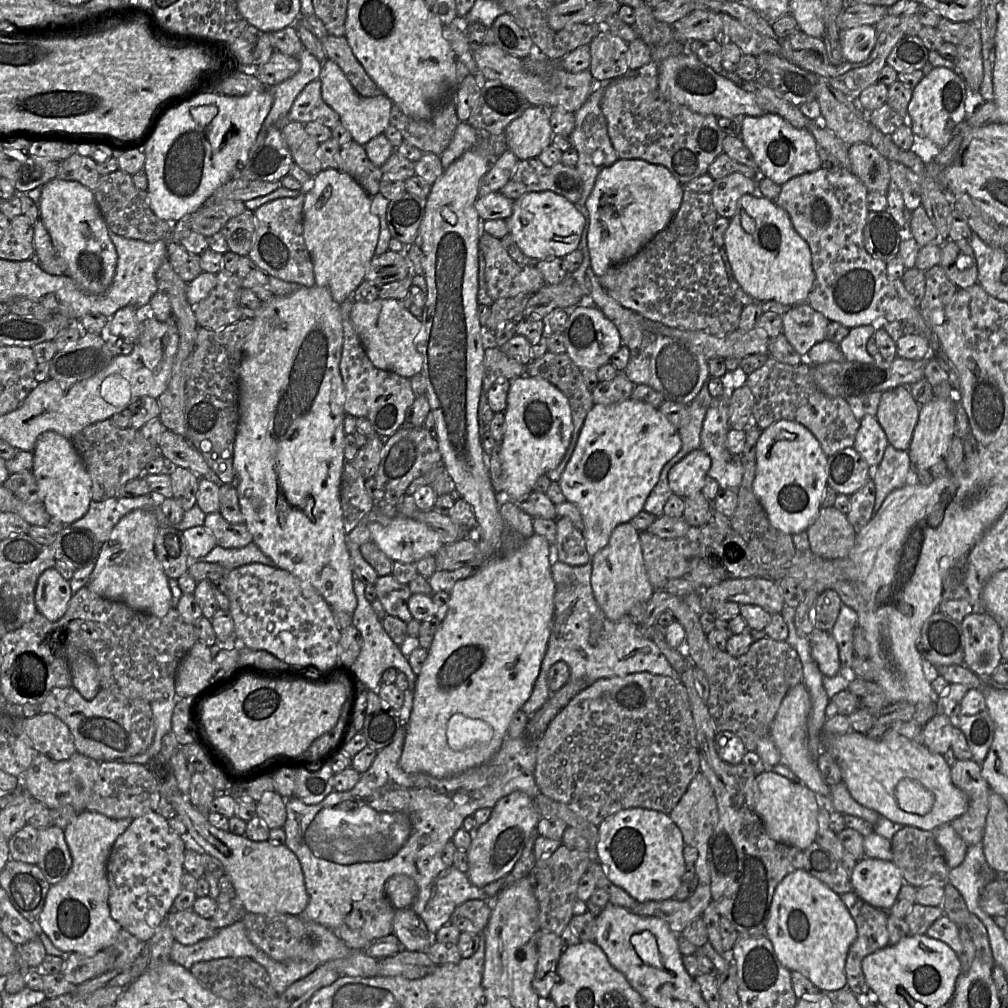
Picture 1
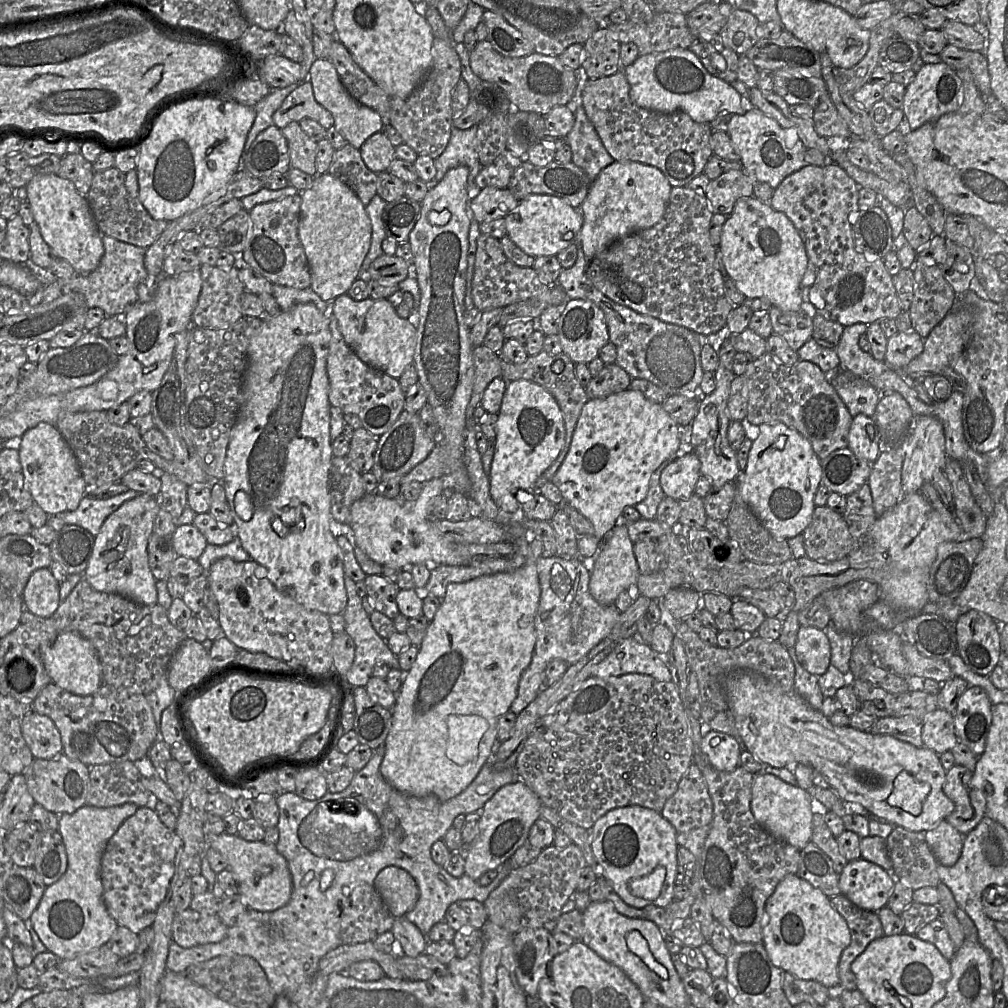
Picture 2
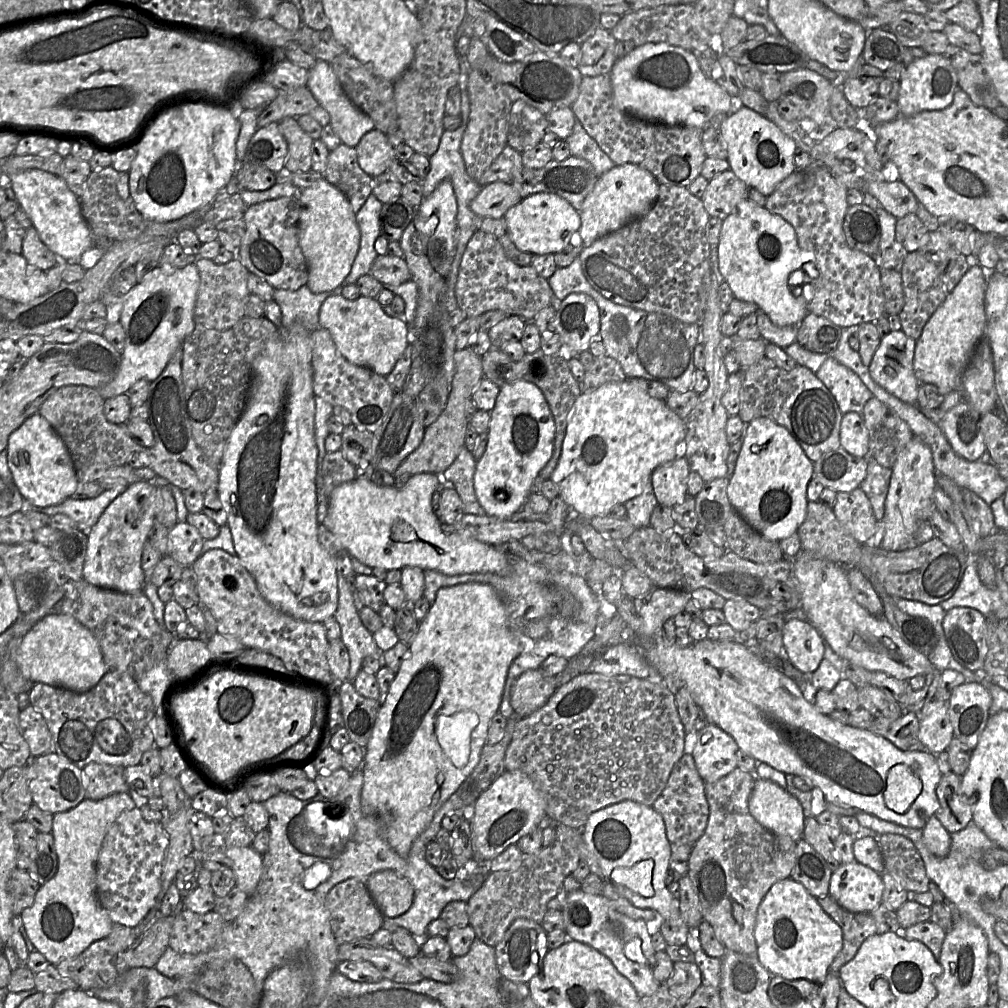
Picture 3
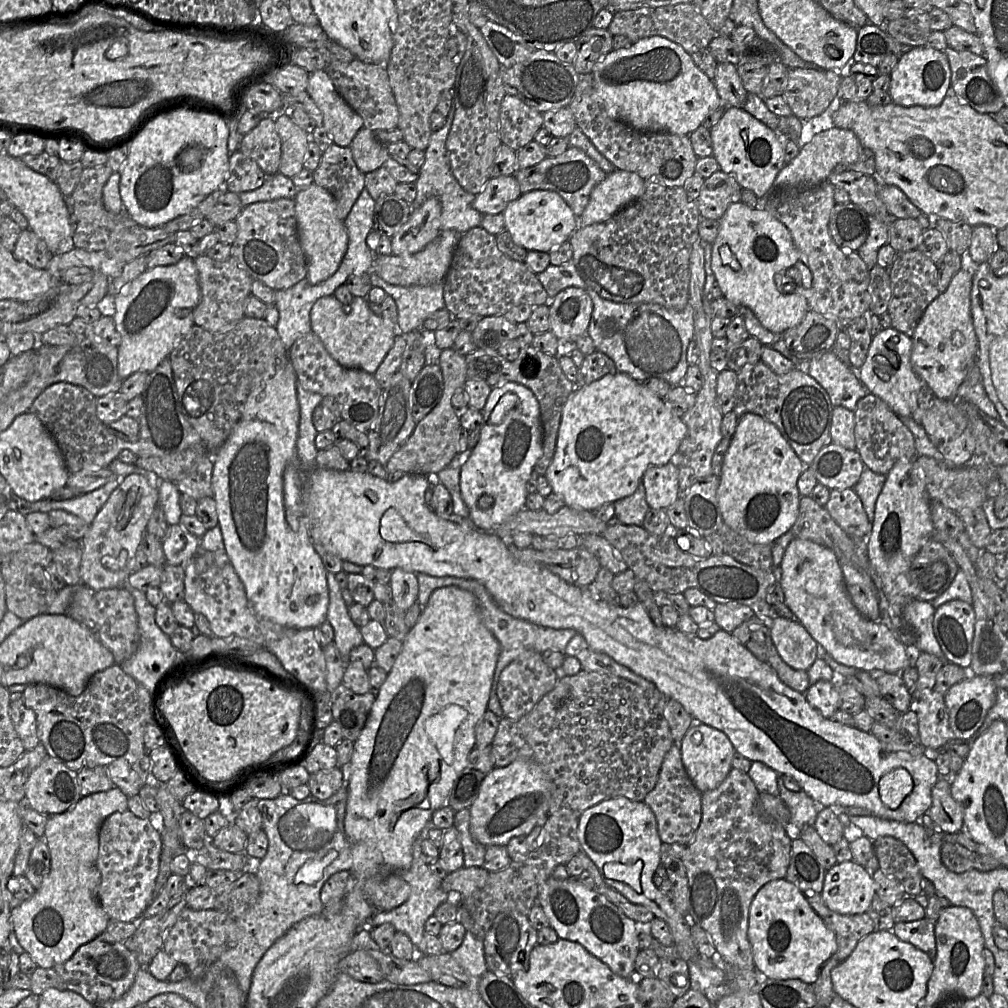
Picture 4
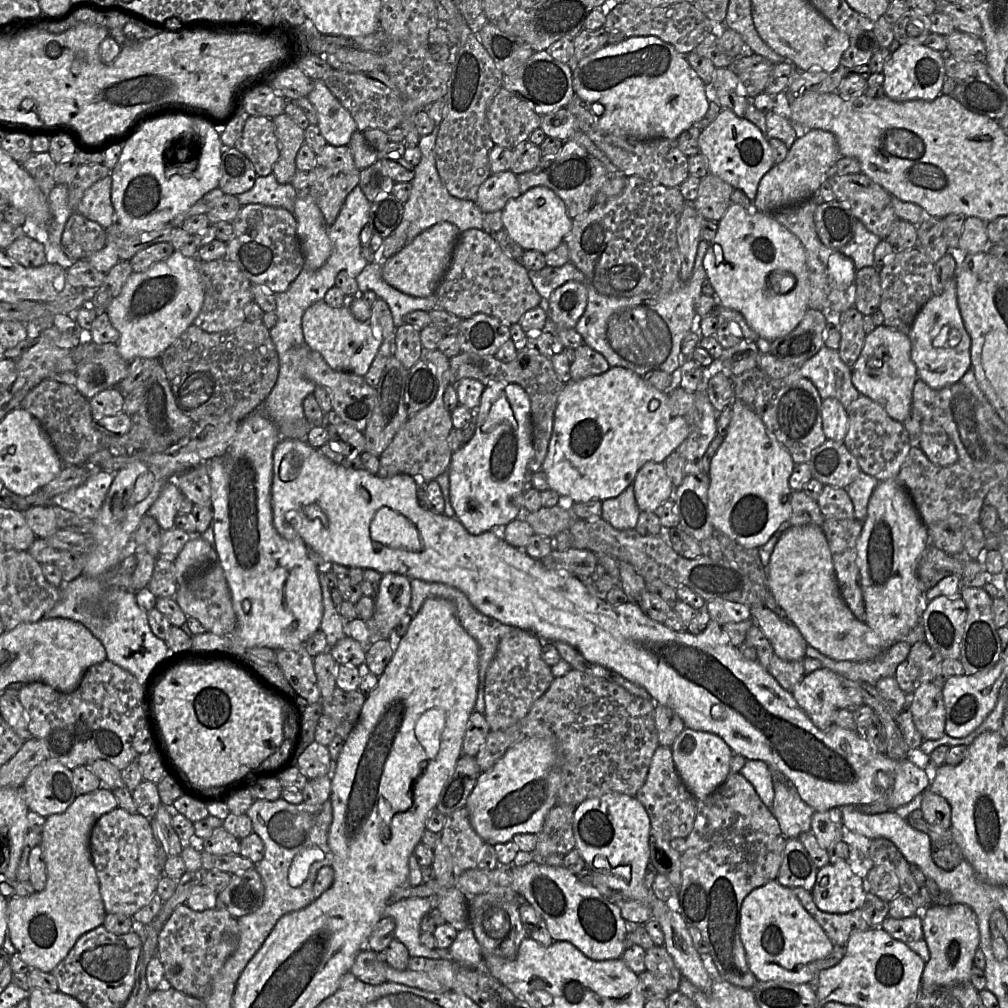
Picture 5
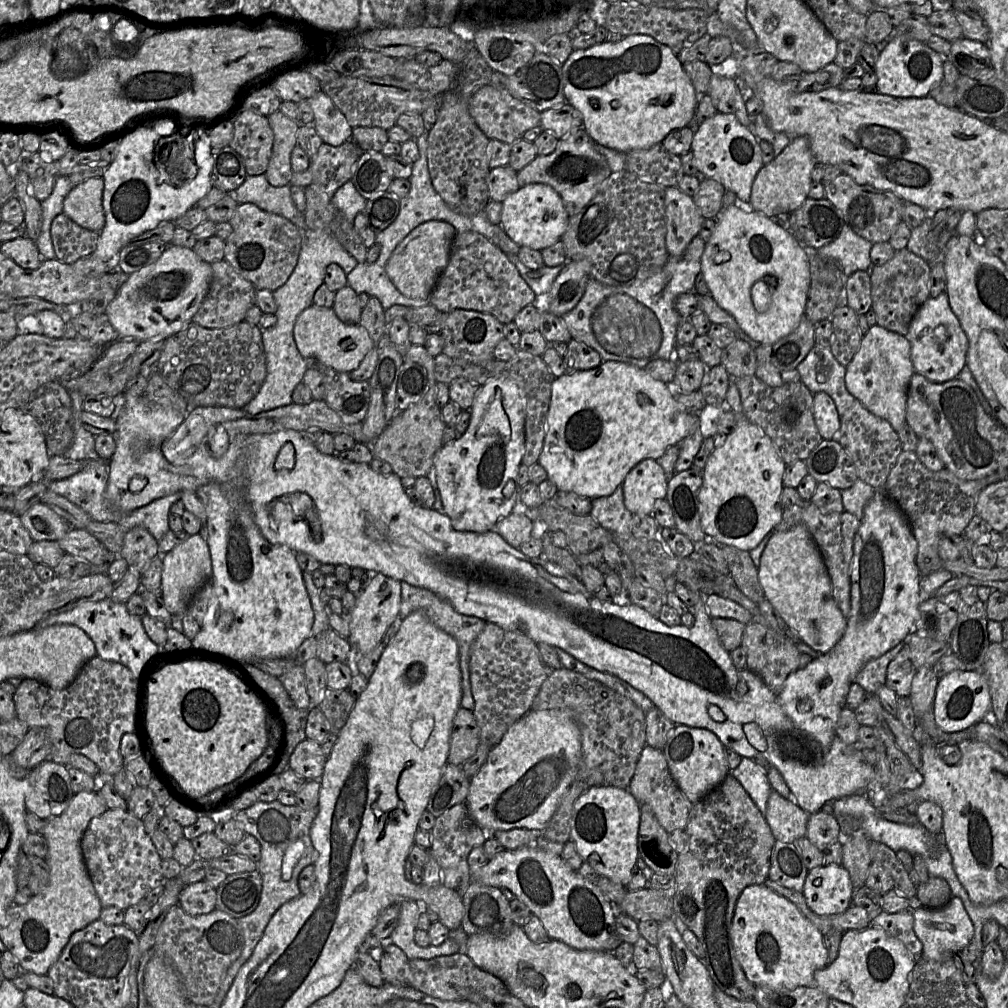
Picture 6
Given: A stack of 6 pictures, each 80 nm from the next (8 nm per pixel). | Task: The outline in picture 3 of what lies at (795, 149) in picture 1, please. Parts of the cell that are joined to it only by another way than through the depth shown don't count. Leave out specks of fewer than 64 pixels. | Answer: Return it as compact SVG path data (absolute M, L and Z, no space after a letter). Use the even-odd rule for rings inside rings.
M742 107L728 115L719 128L725 148L727 161L735 175L749 188L753 187L765 196L770 195L780 182L796 170L794 140L785 135L766 116L747 107Z

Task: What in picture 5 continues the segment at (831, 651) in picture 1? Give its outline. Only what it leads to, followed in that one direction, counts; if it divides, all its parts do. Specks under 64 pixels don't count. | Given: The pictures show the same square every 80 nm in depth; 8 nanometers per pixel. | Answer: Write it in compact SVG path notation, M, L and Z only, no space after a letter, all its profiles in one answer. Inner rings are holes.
M764 606L750 607L754 622L769 639L776 655L787 661L802 661L806 657L807 642L790 621L782 620Z

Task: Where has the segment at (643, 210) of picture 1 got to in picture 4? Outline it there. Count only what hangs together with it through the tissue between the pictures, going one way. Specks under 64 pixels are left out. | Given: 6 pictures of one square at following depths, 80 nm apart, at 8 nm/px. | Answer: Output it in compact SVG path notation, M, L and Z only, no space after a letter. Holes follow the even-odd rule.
M616 169L607 174L592 190L585 210L577 218L577 229L609 220L644 190L645 180L636 173Z

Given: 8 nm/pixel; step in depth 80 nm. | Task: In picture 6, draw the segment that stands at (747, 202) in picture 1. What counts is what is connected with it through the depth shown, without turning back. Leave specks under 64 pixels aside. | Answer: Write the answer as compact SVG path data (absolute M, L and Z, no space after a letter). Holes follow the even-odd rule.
M730 205L721 211L701 257L701 273L709 288L709 294L718 306L731 314L743 332L760 344L771 344L789 335L804 317L811 283L811 269L807 253L803 245L787 228L756 210L747 213ZM770 276L776 278L776 284L770 287L769 306L765 312L758 312L751 299L751 288L760 280L765 280L767 283L767 277Z

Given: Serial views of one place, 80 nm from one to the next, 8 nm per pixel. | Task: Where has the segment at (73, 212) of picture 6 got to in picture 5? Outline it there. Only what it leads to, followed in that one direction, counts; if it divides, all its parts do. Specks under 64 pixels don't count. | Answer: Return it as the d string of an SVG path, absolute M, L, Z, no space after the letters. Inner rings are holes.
M110 175L95 182L85 191L77 210L81 215L99 223L105 229L115 222L111 185Z

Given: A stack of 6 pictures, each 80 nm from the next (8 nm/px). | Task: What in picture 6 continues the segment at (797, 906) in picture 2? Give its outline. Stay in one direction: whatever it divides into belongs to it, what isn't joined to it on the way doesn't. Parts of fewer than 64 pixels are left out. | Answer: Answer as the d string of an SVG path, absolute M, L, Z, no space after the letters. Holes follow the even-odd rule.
M764 884L743 889L736 902L730 934L735 956L756 987L794 990L815 986L814 972L824 968L828 960L820 930L792 902Z

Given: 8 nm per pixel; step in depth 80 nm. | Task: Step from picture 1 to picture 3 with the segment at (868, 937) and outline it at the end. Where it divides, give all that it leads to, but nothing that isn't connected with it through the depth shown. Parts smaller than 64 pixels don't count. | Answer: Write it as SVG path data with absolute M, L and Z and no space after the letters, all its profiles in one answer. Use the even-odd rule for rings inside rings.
M830 896L816 898L822 909L841 927L843 932L842 949L830 966L830 971L838 977L840 968L856 955L864 940L878 933L877 926L870 913L850 912Z

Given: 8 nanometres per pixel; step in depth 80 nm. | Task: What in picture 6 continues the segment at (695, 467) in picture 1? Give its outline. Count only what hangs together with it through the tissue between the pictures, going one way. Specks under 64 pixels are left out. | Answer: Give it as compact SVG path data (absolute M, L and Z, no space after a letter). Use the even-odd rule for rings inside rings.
M644 459L634 466L622 483L625 507L633 514L652 514L657 500L665 499L668 479L654 459Z

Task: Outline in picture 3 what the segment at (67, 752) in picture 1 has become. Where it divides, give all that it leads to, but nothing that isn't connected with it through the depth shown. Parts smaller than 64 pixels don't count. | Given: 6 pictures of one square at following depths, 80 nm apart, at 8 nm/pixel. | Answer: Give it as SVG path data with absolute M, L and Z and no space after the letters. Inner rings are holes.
M29 705L20 711L19 725L32 757L53 752L52 737L47 723L40 712Z

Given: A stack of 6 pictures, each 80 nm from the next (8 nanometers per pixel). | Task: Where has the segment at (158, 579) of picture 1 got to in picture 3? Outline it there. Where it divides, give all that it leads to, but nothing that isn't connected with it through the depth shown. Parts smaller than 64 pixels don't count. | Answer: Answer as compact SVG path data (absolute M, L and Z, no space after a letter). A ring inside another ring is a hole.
M146 480L130 484L102 513L88 534L83 567L83 579L86 582L122 593L143 593L146 575L141 567L141 558L157 512L156 486Z

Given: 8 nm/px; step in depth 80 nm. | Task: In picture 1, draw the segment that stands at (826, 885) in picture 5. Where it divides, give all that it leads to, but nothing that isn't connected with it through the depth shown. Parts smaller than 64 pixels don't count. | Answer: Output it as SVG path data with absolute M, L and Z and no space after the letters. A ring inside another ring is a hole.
M873 858L857 861L849 878L853 892L882 910L892 907L904 883L900 869L892 861Z

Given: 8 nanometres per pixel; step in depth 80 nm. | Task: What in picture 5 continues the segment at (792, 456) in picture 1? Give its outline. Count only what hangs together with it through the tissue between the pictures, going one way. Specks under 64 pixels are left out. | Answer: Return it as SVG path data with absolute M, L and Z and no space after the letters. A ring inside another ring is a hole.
M734 396L732 419L723 442L712 458L708 473L708 512L716 531L746 548L760 548L791 517L789 478L795 462L788 450L767 430L761 418Z

